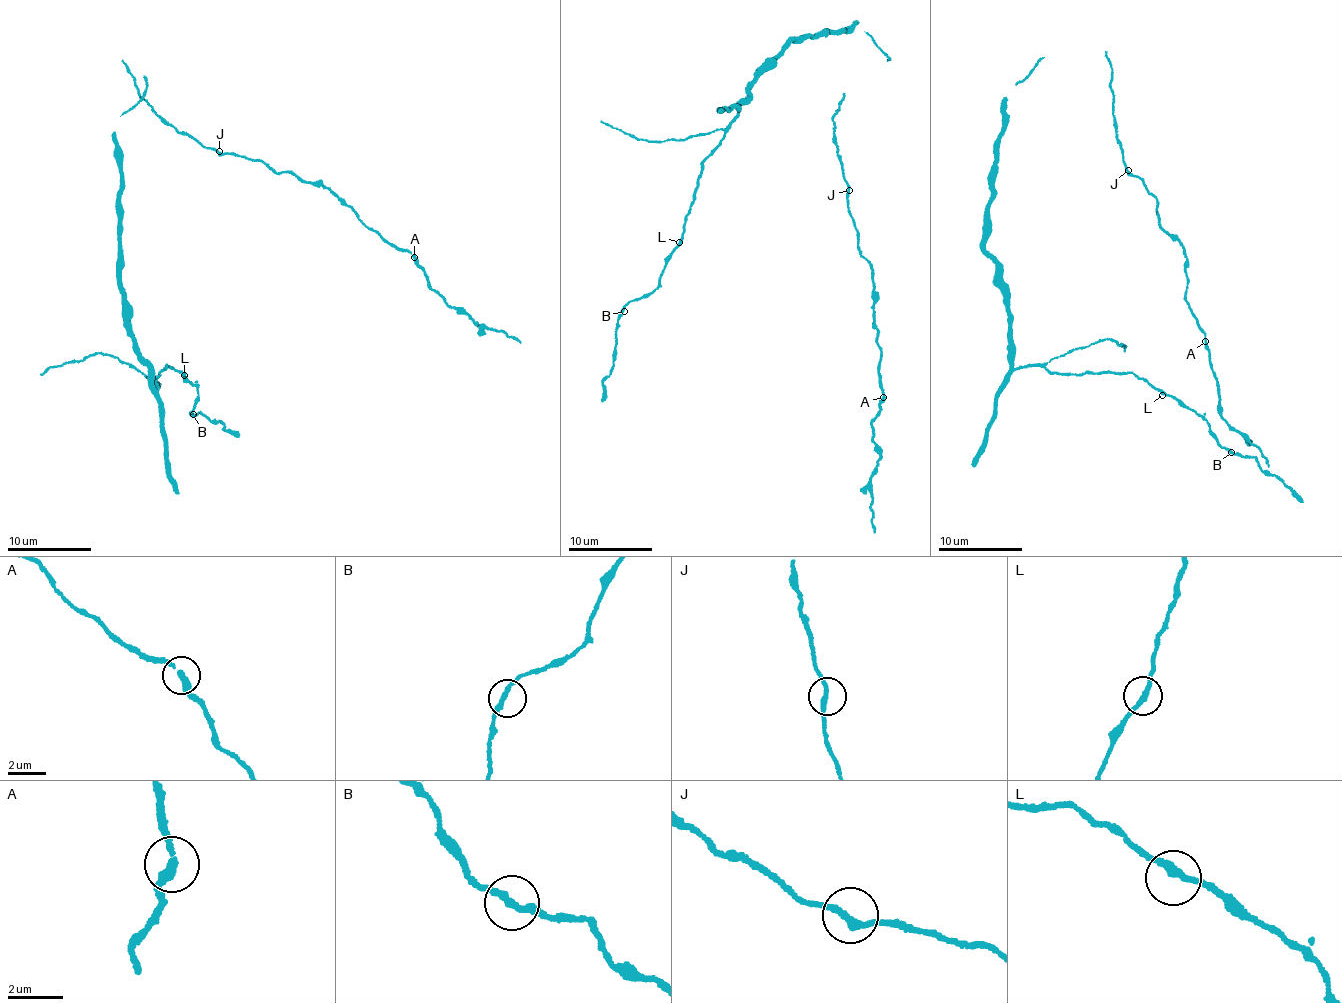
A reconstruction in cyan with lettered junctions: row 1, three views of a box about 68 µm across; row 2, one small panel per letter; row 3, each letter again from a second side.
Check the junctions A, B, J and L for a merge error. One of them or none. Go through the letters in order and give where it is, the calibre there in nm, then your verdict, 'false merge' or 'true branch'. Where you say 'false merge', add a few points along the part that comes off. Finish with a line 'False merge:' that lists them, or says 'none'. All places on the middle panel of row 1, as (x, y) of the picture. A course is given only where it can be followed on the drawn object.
A: place (883, 397); calibre 240 nm; true branch
B: place (624, 311); calibre 240 nm; true branch
J: place (849, 190); calibre 240 nm; true branch
L: place (679, 242); calibre 240 nm; true branch
False merge: none

